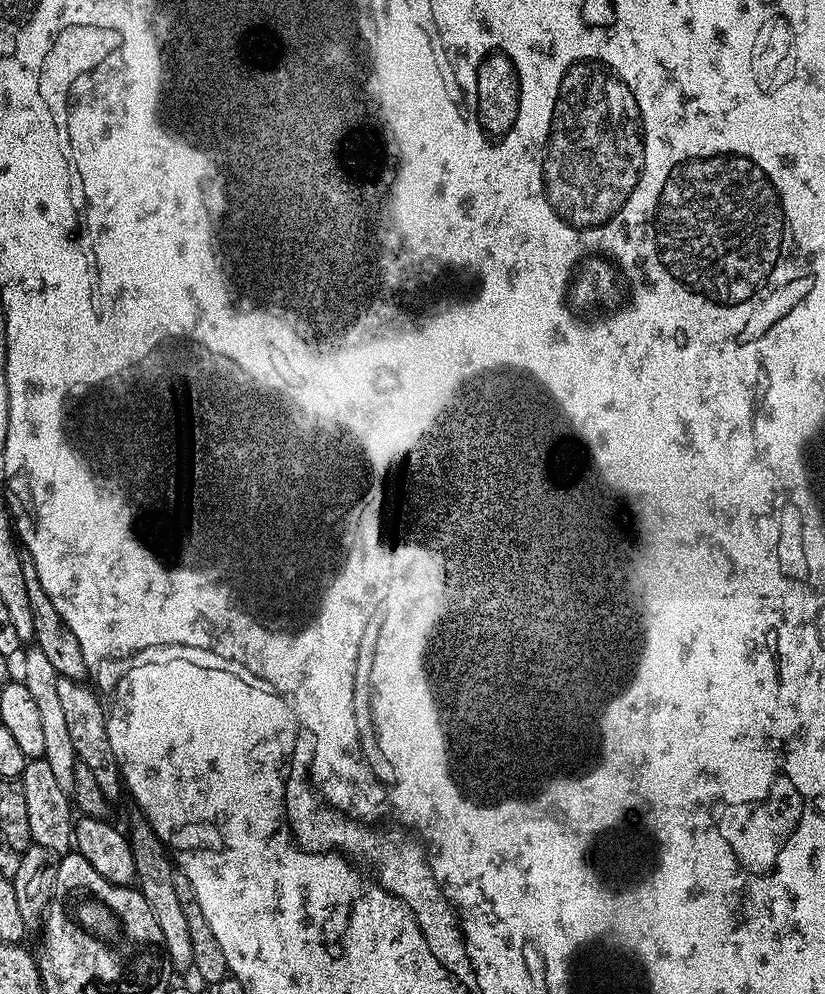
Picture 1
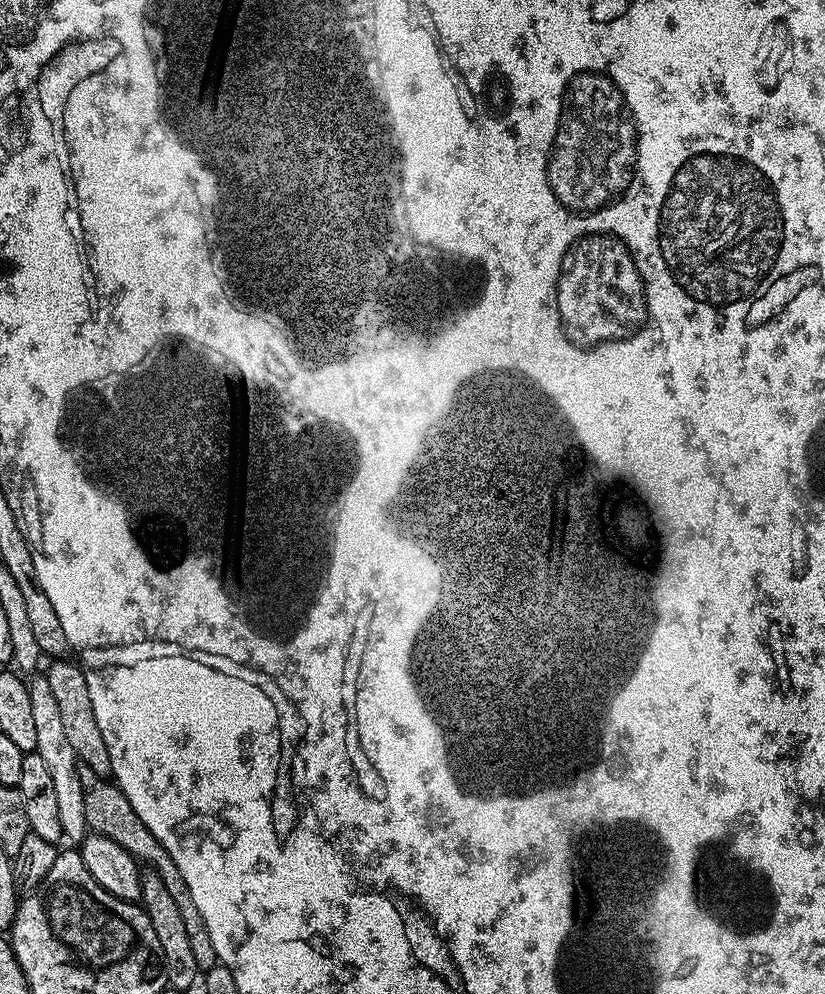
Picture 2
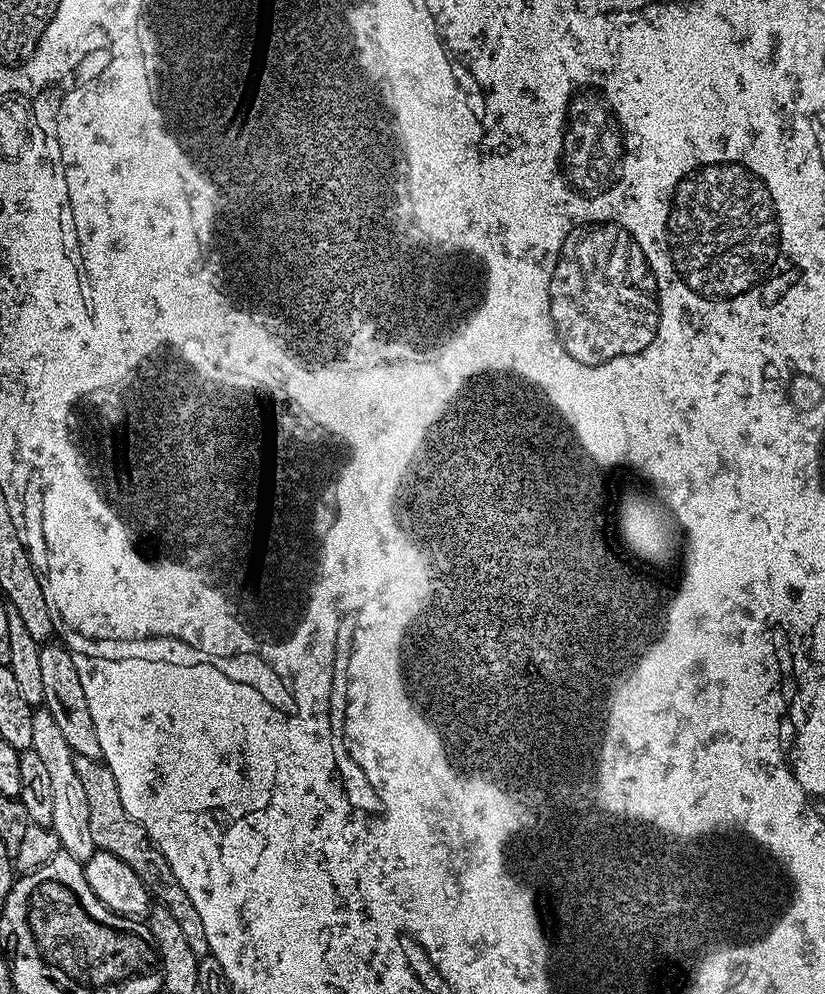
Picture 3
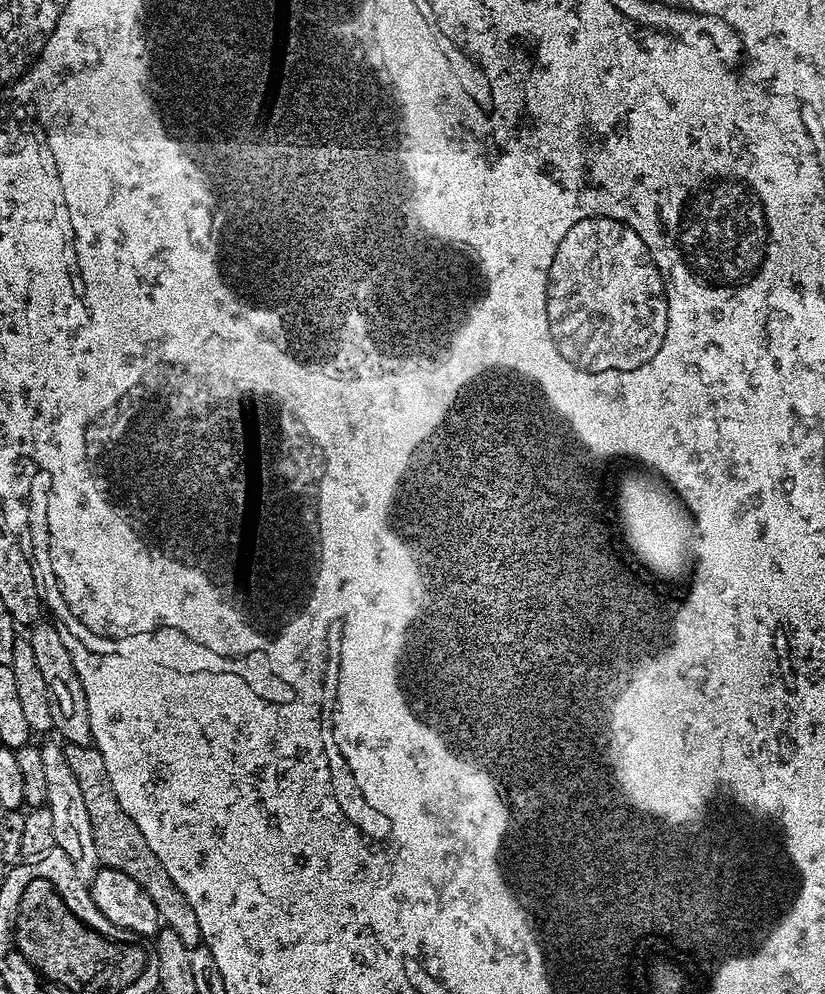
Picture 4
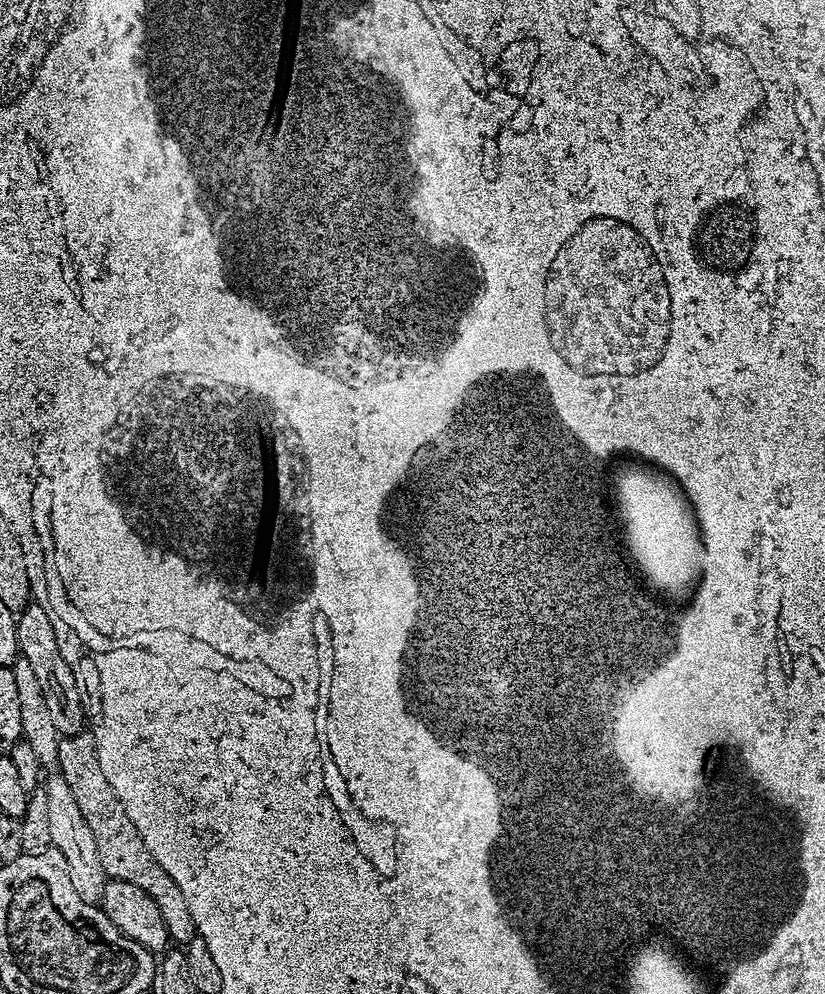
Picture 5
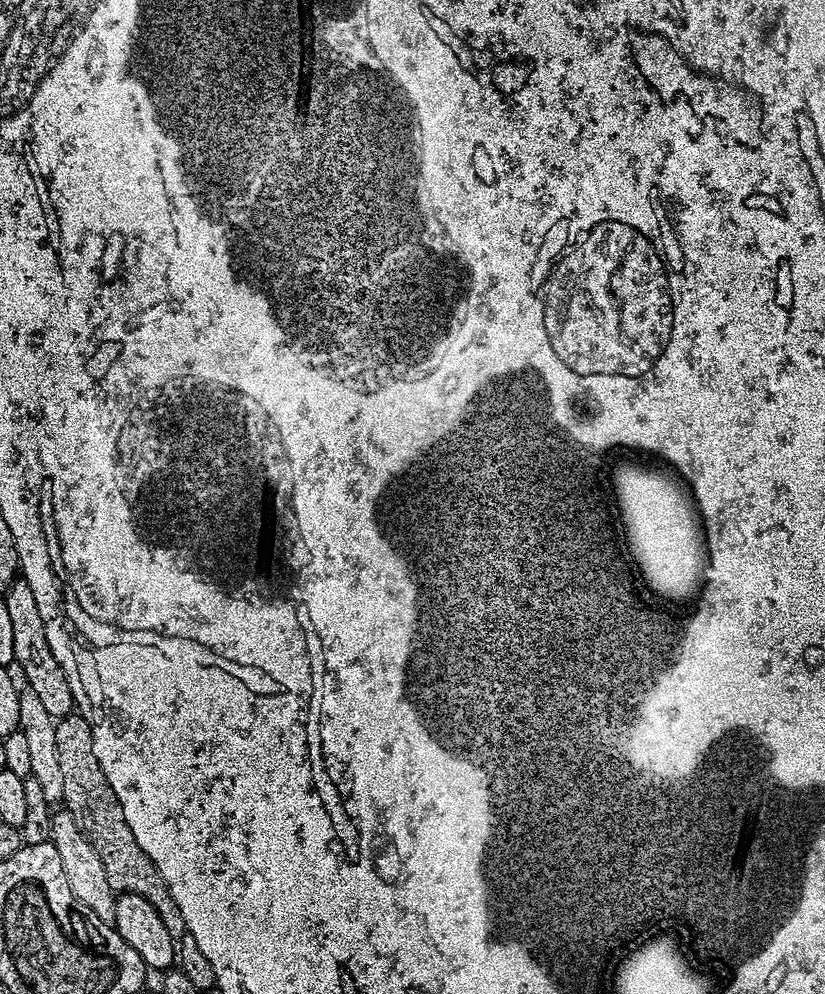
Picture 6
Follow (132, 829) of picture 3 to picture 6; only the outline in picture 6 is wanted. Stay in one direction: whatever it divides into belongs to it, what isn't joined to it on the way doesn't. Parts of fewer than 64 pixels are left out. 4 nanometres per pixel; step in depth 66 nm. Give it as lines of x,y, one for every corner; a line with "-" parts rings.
79,714
61,716
56,722
54,739
58,745
58,762
62,766
63,803
79,820
81,829
98,852
113,891
116,894
142,894
142,898
146,898
146,902
158,910
158,918
162,918
162,923
173,938
185,935
184,919
182,910
178,910
178,902
174,902
170,896
162,874
158,874
158,866
154,866
146,850
138,846
138,838
134,838
134,830
130,830
130,822
126,822
126,814
122,814
122,806
114,790
110,790
106,774
102,774
102,766
98,766
90,722
86,722
86,718

